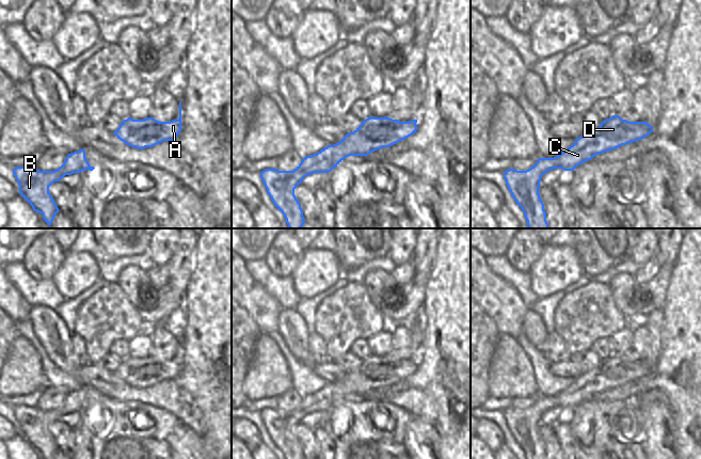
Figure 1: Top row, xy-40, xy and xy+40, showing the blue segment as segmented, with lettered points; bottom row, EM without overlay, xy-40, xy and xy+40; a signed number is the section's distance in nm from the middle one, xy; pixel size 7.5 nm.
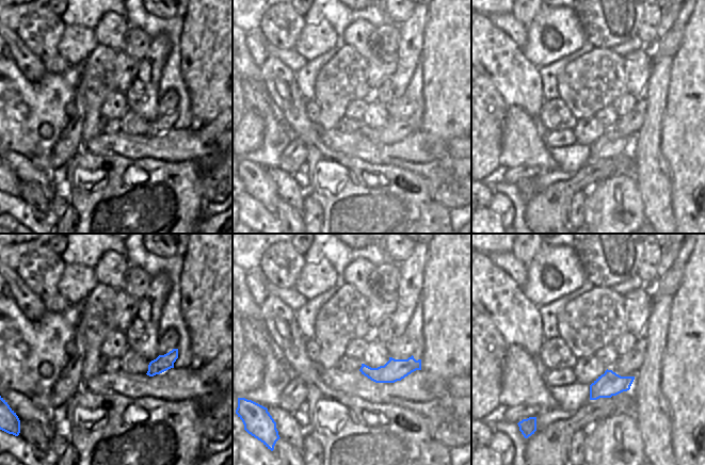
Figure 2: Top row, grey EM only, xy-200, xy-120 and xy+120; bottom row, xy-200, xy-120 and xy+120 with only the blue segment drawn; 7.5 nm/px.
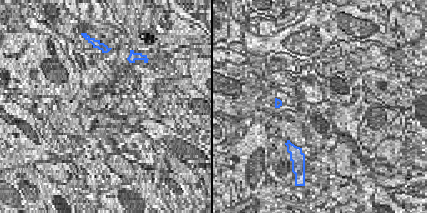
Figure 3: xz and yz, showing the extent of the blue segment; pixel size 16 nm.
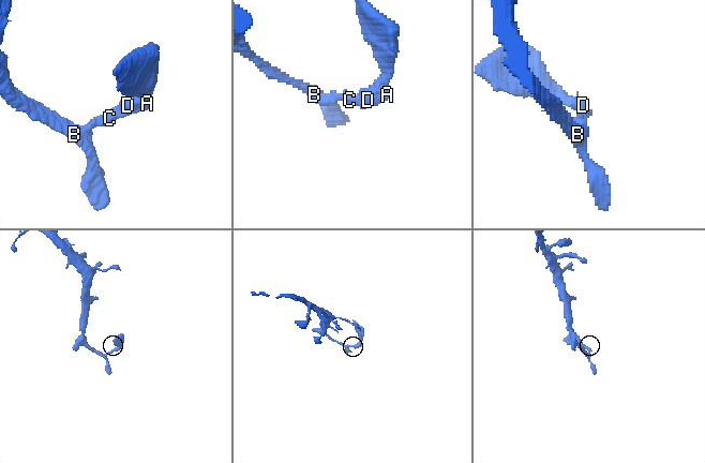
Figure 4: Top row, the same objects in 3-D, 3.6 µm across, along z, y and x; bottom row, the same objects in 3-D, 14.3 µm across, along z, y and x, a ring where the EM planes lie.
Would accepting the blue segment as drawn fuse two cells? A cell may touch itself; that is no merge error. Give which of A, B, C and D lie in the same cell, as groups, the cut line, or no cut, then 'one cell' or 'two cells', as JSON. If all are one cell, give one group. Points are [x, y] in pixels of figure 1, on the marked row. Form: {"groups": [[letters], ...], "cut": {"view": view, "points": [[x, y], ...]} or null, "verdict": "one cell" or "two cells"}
{"groups": [["A", "B", "C", "D"]], "cut": null, "verdict": "one cell"}

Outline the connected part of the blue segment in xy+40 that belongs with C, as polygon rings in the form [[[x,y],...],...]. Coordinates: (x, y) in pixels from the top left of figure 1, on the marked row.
[[[612,115],[611,117],[603,121],[599,128],[583,134],[577,138],[573,145],[568,147],[564,152],[554,158],[539,158],[538,161],[526,171],[517,171],[515,169],[509,169],[504,172],[504,178],[506,185],[525,215],[528,228],[548,228],[546,221],[546,212],[544,210],[544,204],[540,197],[540,180],[542,176],[552,169],[562,169],[564,171],[573,171],[579,164],[591,160],[594,156],[616,149],[622,145],[639,141],[648,137],[653,131],[653,127],[647,122],[628,122],[622,120],[619,115]]]

